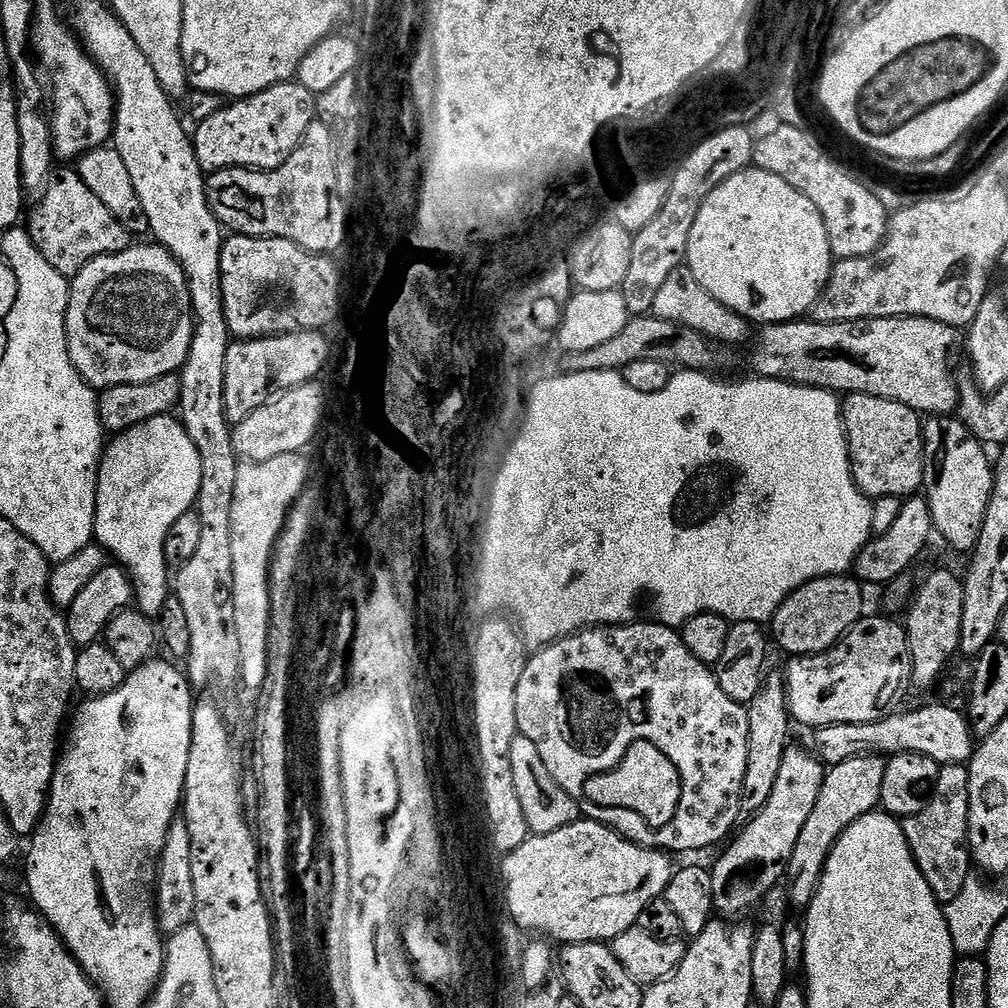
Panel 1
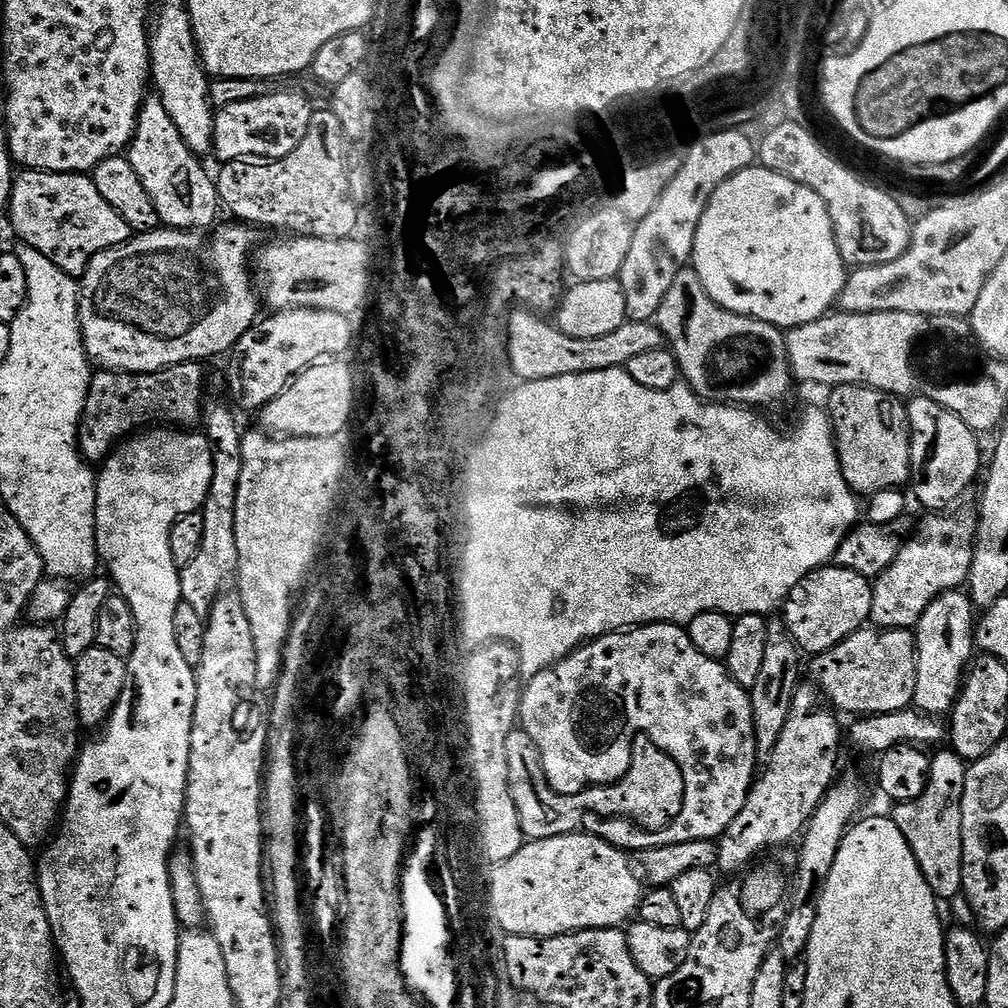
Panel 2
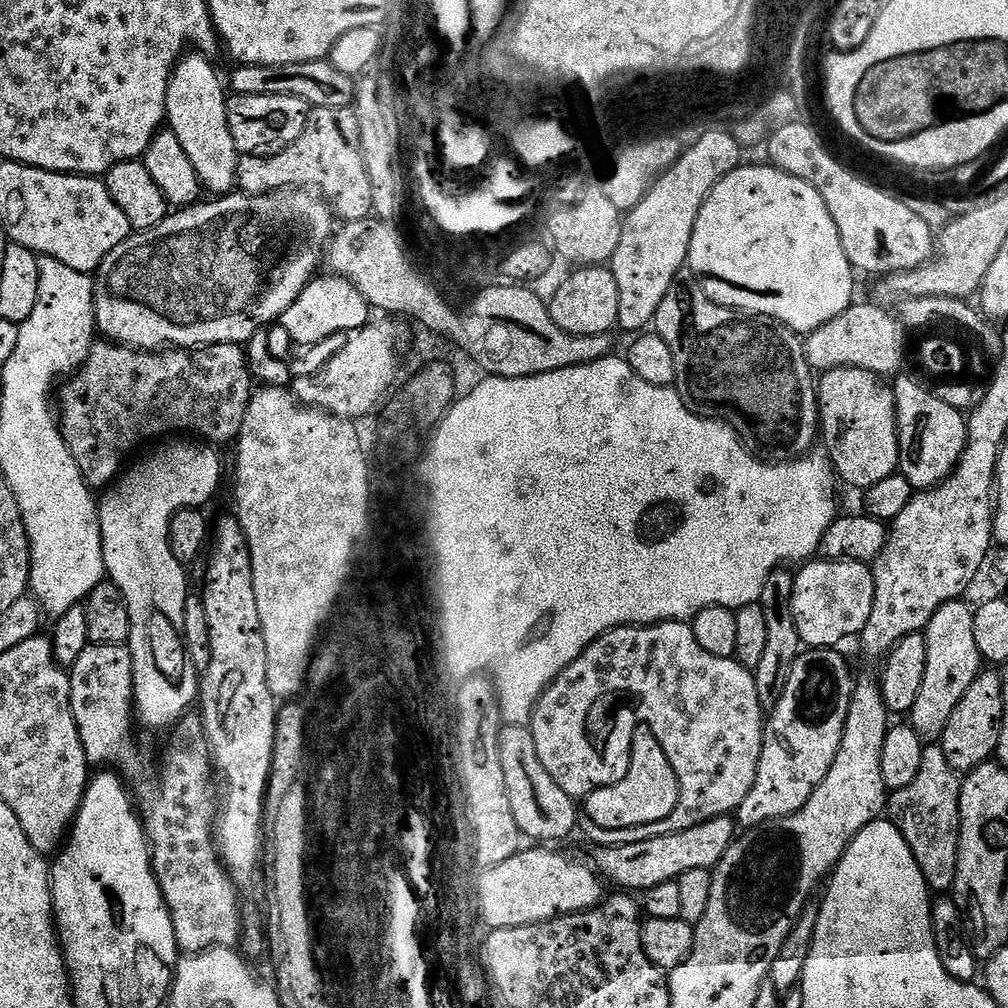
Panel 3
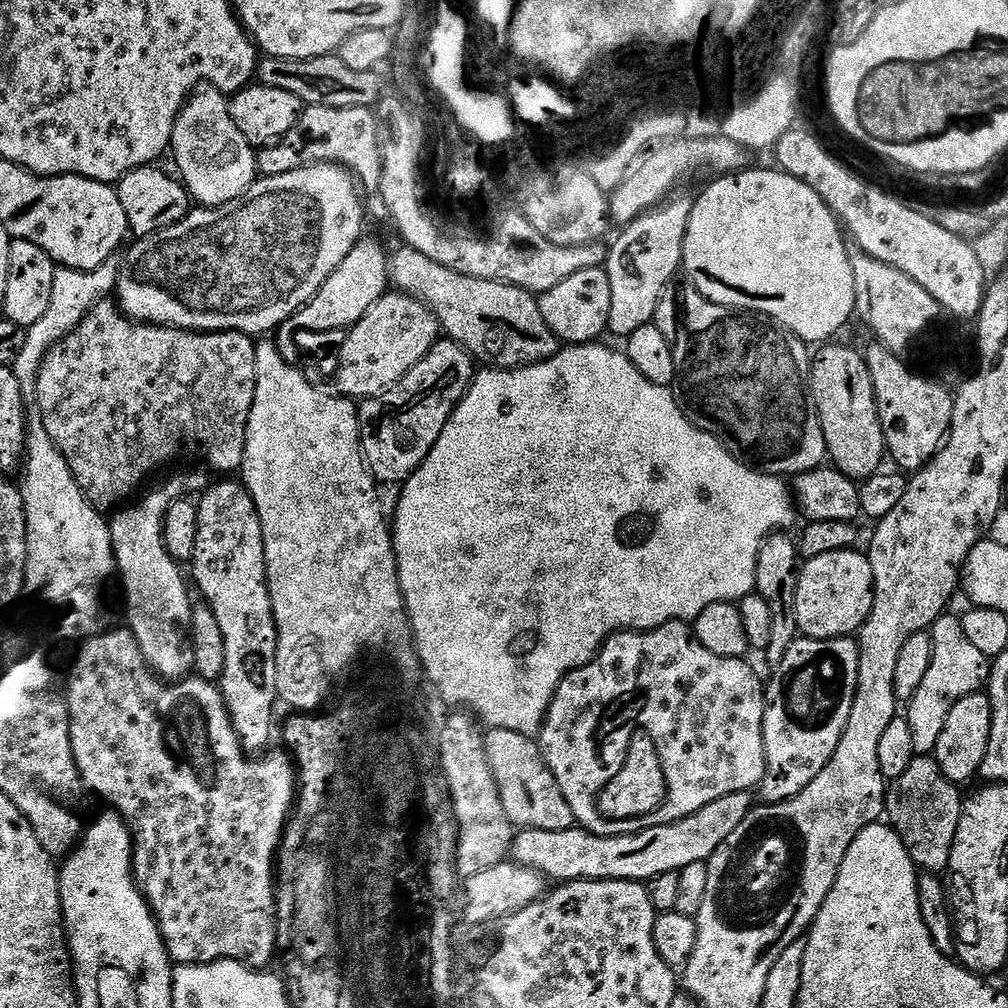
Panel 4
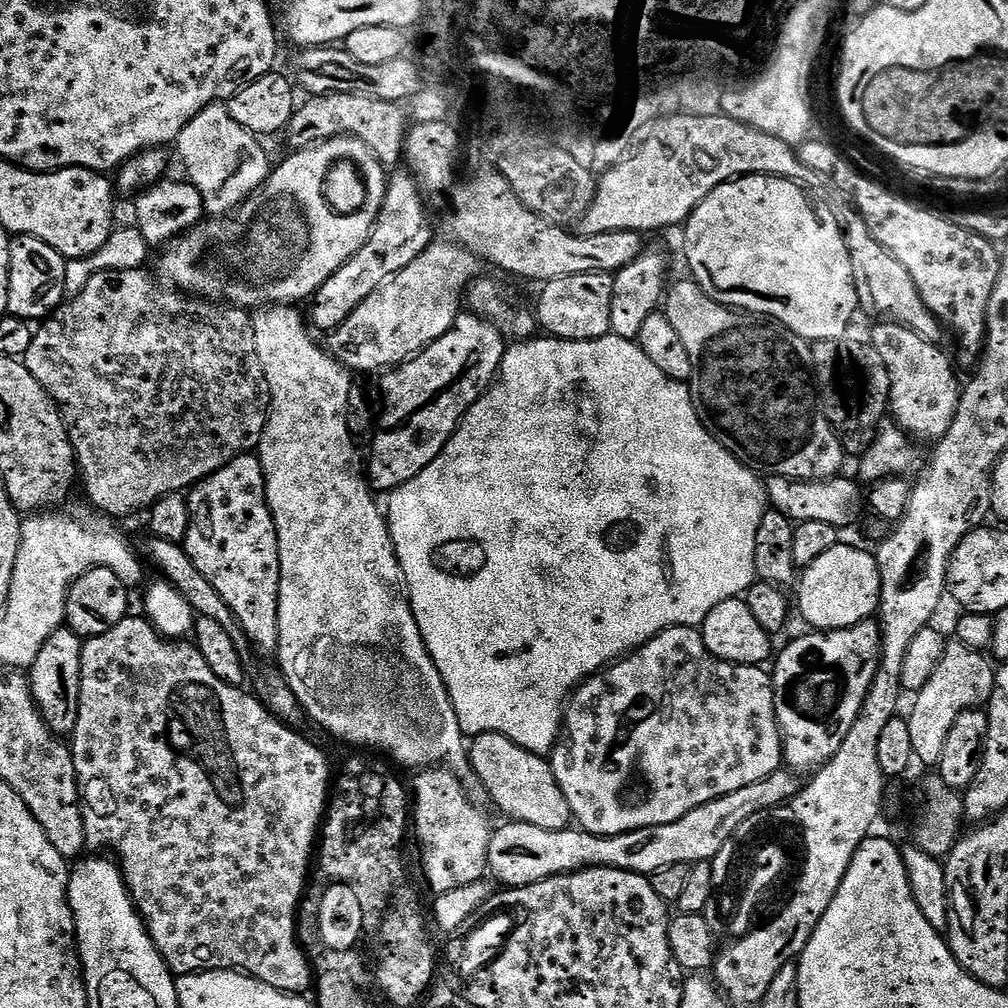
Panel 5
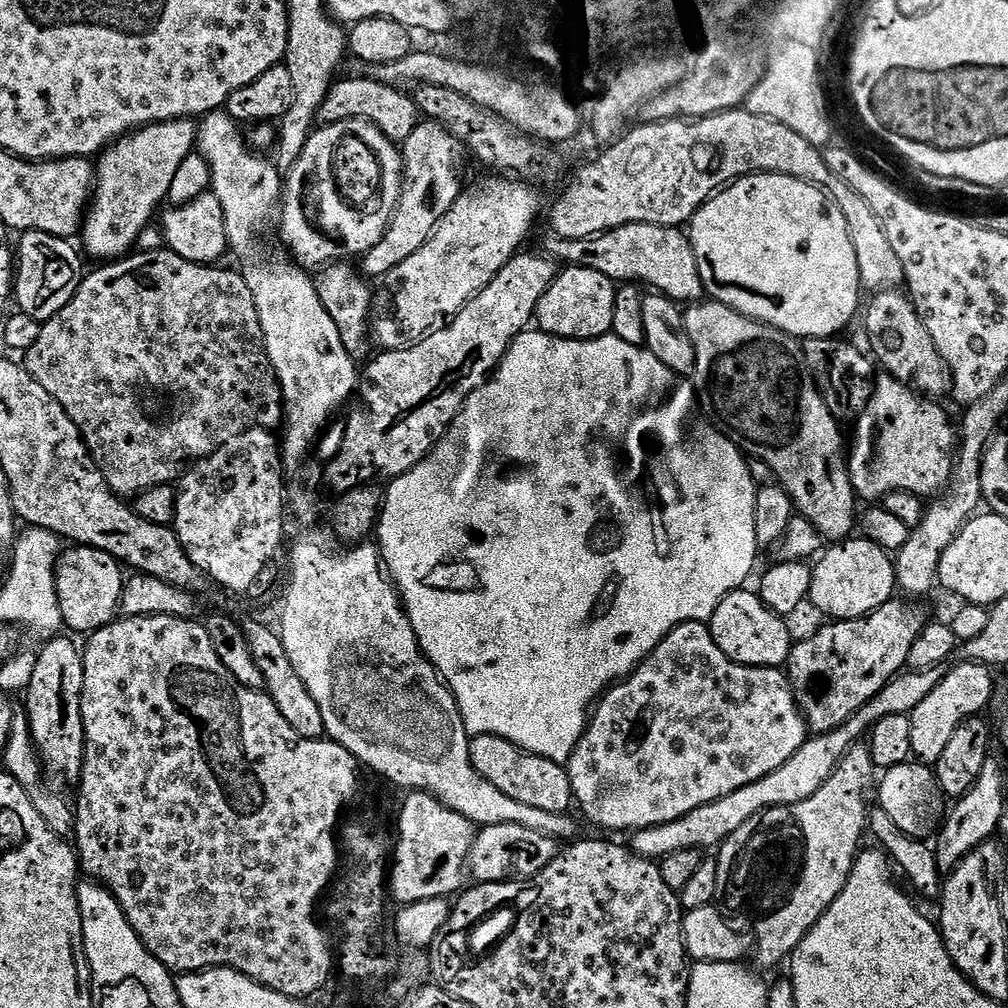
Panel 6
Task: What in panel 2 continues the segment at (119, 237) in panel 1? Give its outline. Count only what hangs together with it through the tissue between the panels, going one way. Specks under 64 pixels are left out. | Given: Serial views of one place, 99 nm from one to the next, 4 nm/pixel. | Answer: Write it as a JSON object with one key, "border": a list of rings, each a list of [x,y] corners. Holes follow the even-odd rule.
{"border":[[[21,171],[13,179],[6,215],[20,244],[38,250],[38,254],[46,254],[54,266],[62,269],[67,276],[77,278],[83,277],[88,264],[99,252],[116,248],[134,235],[130,225],[122,222],[122,214],[118,214],[118,210],[114,210],[114,206],[110,206],[102,194],[98,194],[98,186],[94,186],[91,175],[79,172]]]}

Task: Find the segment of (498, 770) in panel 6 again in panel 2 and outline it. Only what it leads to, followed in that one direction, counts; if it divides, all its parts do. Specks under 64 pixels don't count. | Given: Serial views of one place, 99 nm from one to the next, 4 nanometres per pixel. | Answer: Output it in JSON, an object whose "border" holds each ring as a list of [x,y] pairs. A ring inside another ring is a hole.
{"border":[[[513,730],[506,738],[506,770],[510,782],[510,798],[514,798],[514,806],[518,810],[518,818],[528,840],[564,836],[581,827],[576,822],[576,808],[572,808],[572,800],[560,800],[564,793],[555,792],[550,782],[546,782],[538,750],[530,734],[523,730]]]}

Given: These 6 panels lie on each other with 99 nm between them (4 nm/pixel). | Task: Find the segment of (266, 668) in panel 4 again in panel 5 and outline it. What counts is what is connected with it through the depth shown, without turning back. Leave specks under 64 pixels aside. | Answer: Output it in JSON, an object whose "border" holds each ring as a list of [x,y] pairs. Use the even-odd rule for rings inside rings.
{"border":[[[255,455],[235,456],[205,480],[199,480],[187,493],[188,529],[183,546],[186,554],[198,566],[206,582],[222,594],[222,602],[230,608],[234,618],[248,635],[253,649],[275,653],[280,646],[278,634],[278,602],[280,601],[280,563],[278,562],[278,534],[274,526],[272,511],[264,490],[264,475],[259,459]]]}

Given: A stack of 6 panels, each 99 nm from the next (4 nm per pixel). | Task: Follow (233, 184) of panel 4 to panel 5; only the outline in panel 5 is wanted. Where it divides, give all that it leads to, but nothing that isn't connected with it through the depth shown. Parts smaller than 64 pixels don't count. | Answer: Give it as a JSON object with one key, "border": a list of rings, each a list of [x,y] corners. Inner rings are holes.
{"border":[[[227,103],[203,108],[182,130],[174,151],[184,159],[187,179],[200,191],[205,213],[219,218],[236,211],[252,193],[259,192],[270,171],[268,156],[259,139],[230,118]]]}

